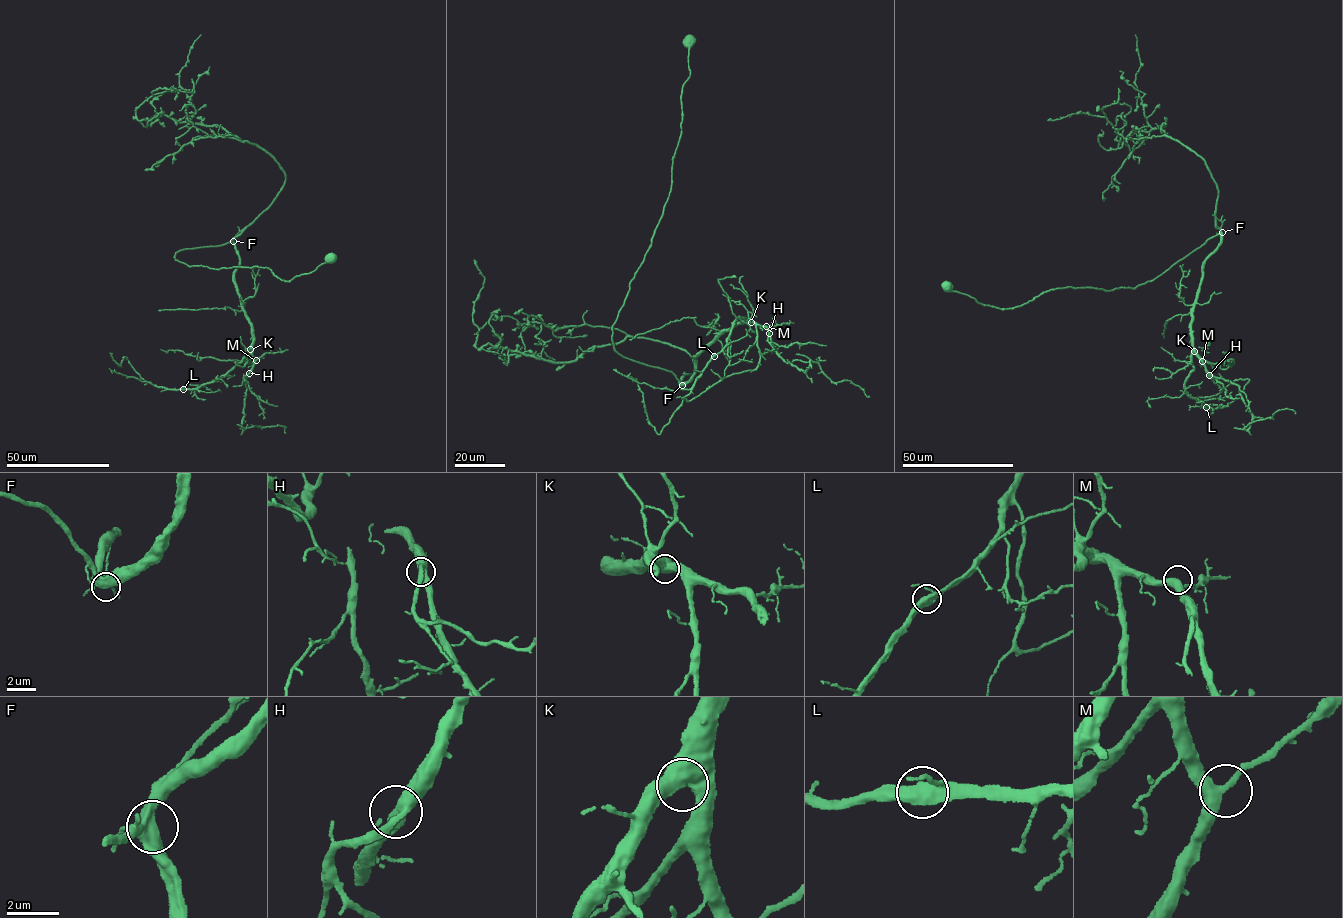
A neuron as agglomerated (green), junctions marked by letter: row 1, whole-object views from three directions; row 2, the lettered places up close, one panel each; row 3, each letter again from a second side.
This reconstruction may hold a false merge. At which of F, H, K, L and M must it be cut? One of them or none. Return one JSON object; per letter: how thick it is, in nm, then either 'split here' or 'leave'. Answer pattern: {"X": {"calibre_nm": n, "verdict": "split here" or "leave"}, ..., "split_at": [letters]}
{"F": {"calibre_nm": 440, "verdict": "leave"}, "H": {"calibre_nm": 400, "verdict": "leave"}, "K": {"calibre_nm": 500, "verdict": "leave"}, "L": {"calibre_nm": 440, "verdict": "leave"}, "M": {"calibre_nm": 380, "verdict": "leave"}, "split_at": []}

